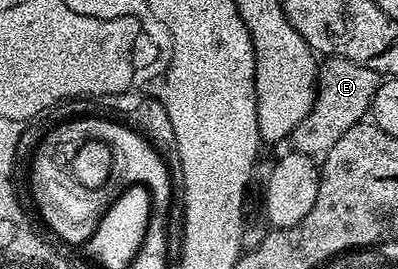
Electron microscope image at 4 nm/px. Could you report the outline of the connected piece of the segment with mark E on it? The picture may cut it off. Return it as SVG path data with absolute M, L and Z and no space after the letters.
M337 57L327 58L320 67L320 86L314 97L312 109L308 113L308 117L304 117L304 121L300 121L300 125L296 125L296 129L291 133L288 140L289 146L302 155L311 157L326 155L328 149L332 149L332 145L336 145L336 141L340 141L340 137L344 137L344 133L348 133L348 129L352 129L352 125L361 123L367 118L370 102L378 89L379 82L380 76L364 65L356 65L352 61Z

